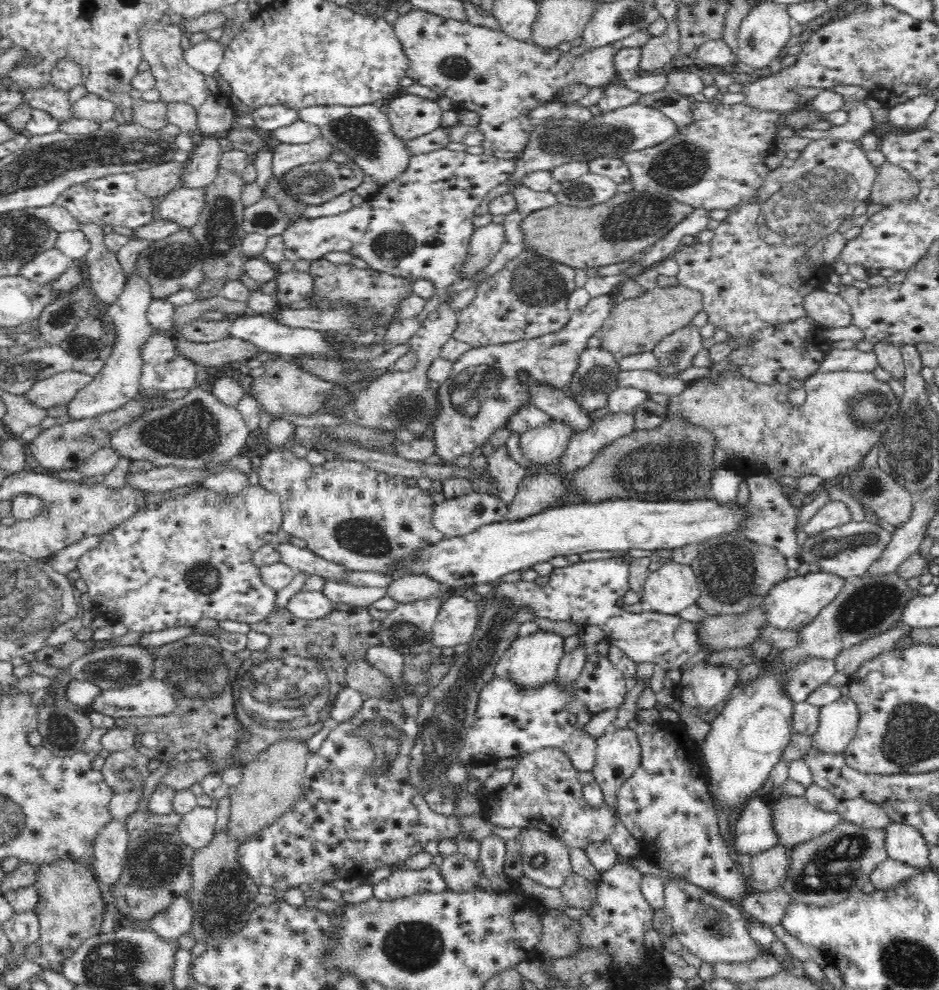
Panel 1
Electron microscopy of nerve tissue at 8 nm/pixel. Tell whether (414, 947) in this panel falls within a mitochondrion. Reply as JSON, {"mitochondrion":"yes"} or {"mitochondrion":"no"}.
{"mitochondrion":"yes"}

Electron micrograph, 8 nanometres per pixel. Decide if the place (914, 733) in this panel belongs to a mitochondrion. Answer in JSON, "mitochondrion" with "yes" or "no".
{"mitochondrion":"yes"}

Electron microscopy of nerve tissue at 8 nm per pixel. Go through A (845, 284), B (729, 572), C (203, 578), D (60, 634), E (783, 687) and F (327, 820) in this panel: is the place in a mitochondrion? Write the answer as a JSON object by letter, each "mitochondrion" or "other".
{"A":"other","B":"mitochondrion","C":"mitochondrion","D":"mitochondrion","E":"other","F":"other"}

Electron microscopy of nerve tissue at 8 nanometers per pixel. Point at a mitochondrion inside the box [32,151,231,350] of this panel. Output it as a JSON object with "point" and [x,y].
{"point":[171,260]}

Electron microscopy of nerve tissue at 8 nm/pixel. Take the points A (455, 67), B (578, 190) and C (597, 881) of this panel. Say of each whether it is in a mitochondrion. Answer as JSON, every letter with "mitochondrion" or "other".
{"A":"mitochondrion","B":"mitochondrion","C":"other"}

